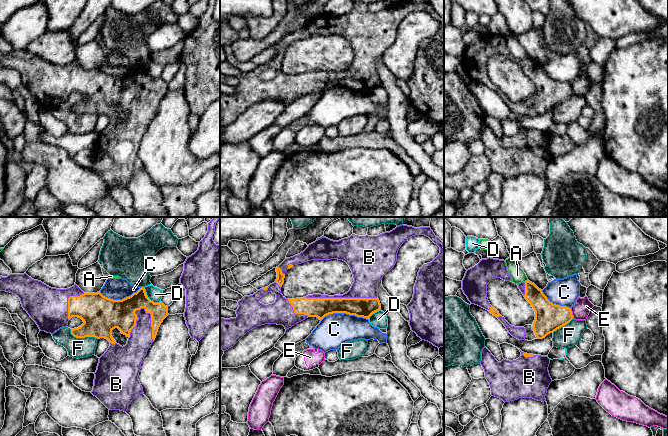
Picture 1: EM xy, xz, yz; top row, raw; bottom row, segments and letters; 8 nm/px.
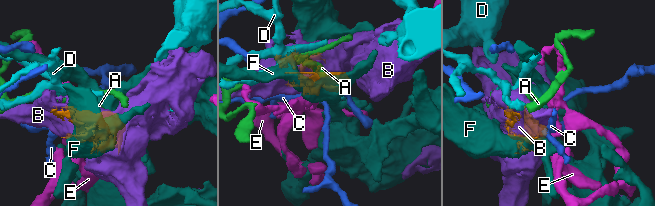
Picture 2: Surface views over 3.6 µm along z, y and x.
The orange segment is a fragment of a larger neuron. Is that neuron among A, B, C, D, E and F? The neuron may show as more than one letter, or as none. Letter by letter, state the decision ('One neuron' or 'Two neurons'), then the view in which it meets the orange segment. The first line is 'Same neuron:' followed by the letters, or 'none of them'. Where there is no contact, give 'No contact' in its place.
Same neuron: B
A: Two neurons. Touches orange in yz
B: One neuron. Touches orange in xy
C: Two neurons. Touches orange in xz
D: Two neurons. Touches orange in xy
E: Two neurons. Touches orange in yz
F: Two neurons. Touches orange in xy

